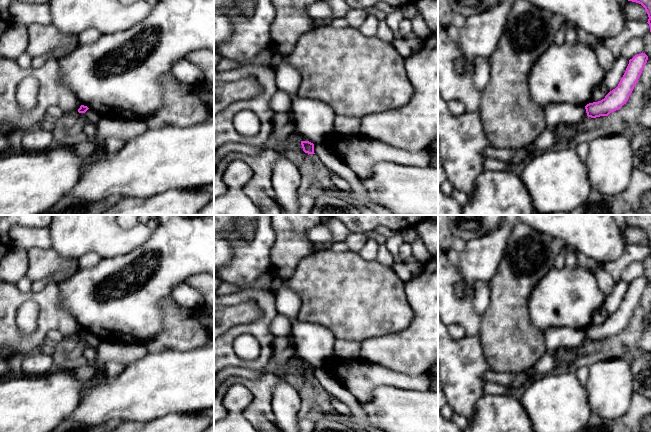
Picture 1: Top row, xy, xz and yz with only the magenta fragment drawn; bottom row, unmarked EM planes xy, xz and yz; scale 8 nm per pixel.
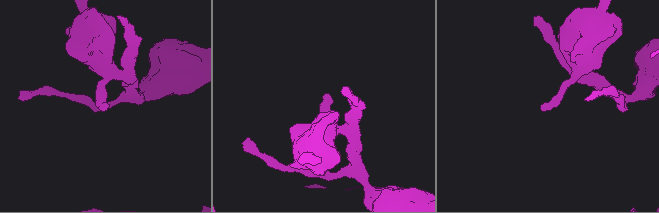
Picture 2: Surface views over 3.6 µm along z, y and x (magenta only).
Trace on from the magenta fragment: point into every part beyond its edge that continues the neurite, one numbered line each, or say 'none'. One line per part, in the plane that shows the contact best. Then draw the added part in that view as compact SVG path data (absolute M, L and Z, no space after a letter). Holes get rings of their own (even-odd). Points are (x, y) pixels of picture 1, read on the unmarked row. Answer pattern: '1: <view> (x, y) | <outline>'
none

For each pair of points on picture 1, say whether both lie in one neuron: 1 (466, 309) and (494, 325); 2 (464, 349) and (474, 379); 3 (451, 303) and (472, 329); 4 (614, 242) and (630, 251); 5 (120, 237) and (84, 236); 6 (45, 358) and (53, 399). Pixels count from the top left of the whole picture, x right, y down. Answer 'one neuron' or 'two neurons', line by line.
1: two neurons
2: one neuron
3: one neuron
4: two neurons
5: one neuron
6: two neurons

